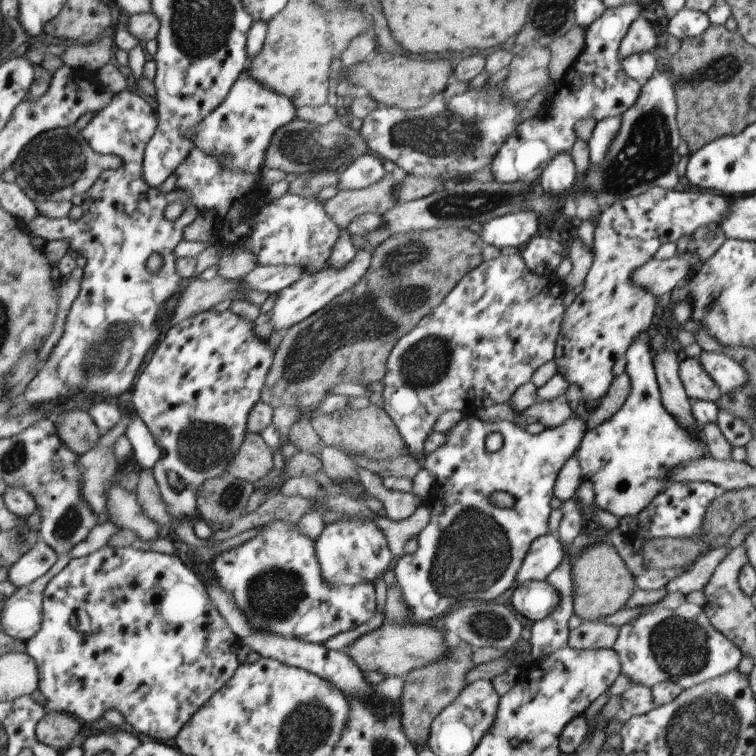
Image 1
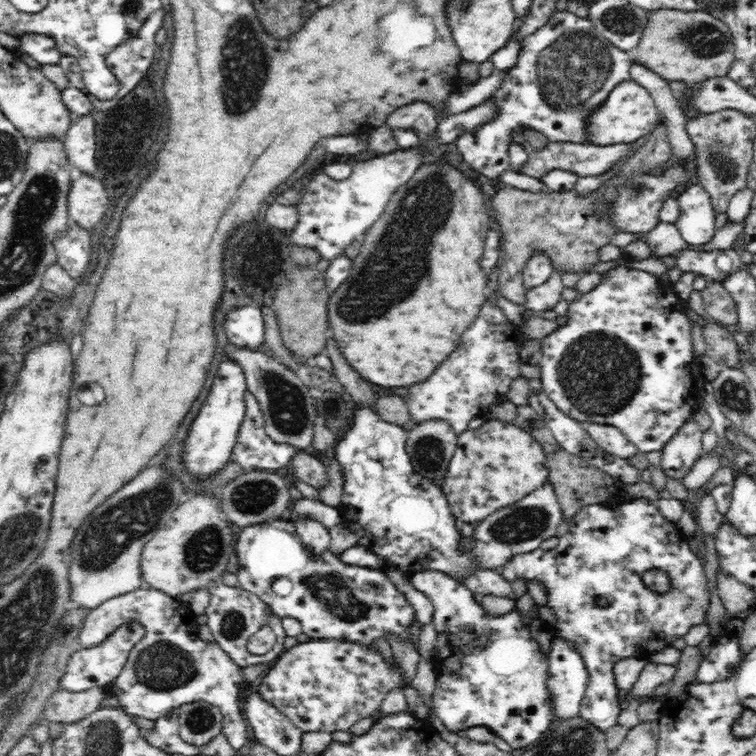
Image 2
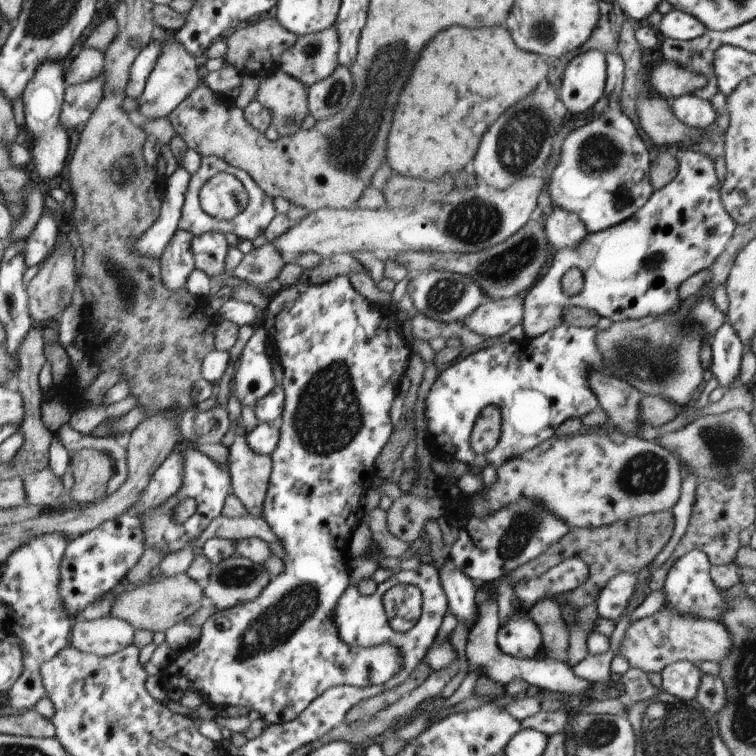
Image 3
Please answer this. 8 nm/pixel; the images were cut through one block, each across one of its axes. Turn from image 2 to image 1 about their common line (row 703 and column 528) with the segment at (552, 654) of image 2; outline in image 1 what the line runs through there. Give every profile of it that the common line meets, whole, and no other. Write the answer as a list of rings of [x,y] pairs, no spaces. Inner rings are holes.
[[[552,533],[535,540],[530,554],[523,560],[519,579],[521,583],[545,581],[564,560],[564,546]]]

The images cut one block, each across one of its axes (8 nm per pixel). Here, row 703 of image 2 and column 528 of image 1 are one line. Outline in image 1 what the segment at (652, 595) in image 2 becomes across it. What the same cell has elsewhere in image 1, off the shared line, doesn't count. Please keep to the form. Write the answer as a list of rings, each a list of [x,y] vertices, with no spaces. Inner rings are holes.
[[[546,581],[521,583],[514,588],[512,606],[527,620],[546,618],[560,606],[560,593]]]

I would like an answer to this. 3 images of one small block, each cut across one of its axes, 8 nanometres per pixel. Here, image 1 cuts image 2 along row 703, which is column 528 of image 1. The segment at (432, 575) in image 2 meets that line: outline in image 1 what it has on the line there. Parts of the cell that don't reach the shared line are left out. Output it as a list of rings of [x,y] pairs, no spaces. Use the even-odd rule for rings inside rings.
[[[579,409],[576,412],[573,412],[572,416],[558,428],[548,428],[540,432],[537,435],[530,434],[526,429],[521,428],[518,424],[513,423],[508,420],[496,420],[494,422],[481,423],[478,418],[465,415],[463,419],[446,431],[444,436],[444,444],[434,450],[434,452],[427,453],[421,460],[421,466],[426,468],[428,472],[434,474],[436,478],[436,484],[434,490],[430,497],[429,508],[432,512],[432,518],[430,522],[424,527],[424,530],[417,536],[418,549],[414,554],[405,554],[401,557],[395,559],[393,569],[395,572],[395,577],[397,578],[398,586],[403,592],[404,600],[407,601],[408,612],[411,612],[411,618],[409,622],[412,625],[419,625],[420,622],[430,622],[434,616],[440,616],[440,614],[446,614],[450,612],[452,604],[458,604],[458,602],[464,602],[464,600],[482,600],[482,601],[492,601],[496,600],[498,596],[502,596],[508,588],[514,586],[514,578],[516,578],[516,572],[520,568],[520,564],[523,564],[523,560],[528,554],[530,554],[531,547],[534,545],[536,539],[541,536],[551,533],[551,514],[552,511],[555,511],[556,508],[552,508],[552,504],[556,504],[556,495],[555,495],[555,484],[556,479],[559,476],[559,472],[562,470],[564,464],[568,462],[579,450],[580,444],[583,442],[583,439],[586,437],[587,426],[586,426],[586,417],[587,414]],[[487,434],[500,434],[504,444],[502,448],[492,453],[486,446],[486,435]],[[494,492],[508,492],[514,496],[515,502],[514,505],[510,508],[499,508],[494,506],[490,502],[490,496]]]

